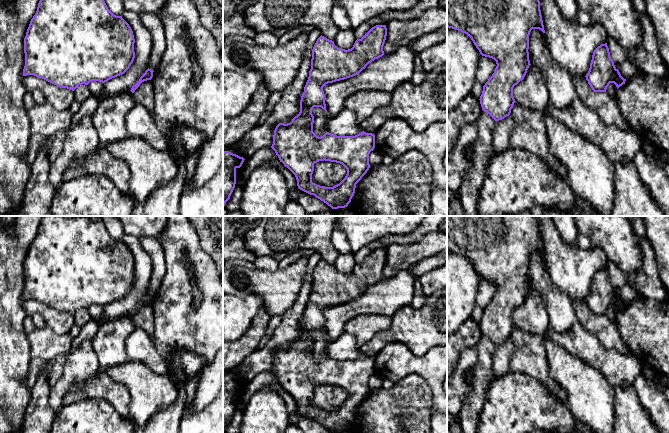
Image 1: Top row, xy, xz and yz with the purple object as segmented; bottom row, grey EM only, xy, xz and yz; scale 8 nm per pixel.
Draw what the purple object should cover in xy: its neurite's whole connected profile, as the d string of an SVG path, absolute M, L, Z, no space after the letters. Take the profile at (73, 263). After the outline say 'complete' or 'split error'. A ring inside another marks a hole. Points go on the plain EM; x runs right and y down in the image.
M43 216L24 262L23 300L34 299L72 315L92 305L105 307L130 292L134 267L131 251L108 233L102 218Z; complete

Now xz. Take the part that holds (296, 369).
M376 249L361 263L357 263L351 273L345 274L338 272L334 265L321 259L312 273L311 293L301 320L300 336L290 347L279 347L274 354L271 372L280 386L295 399L298 412L314 419L332 433L345 432L351 426L356 408L371 391L369 378L375 372L375 359L363 355L355 360L337 360L326 355L323 360L319 361L313 356L312 334L314 331L321 331L327 336L323 311L328 307L359 298L369 287L382 281L386 260L386 249ZM324 384L340 387L347 393L345 402L333 411L320 410L312 406L314 388Z; complete

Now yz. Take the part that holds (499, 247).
M447 216L447 251L467 258L480 278L496 285L492 300L483 310L480 320L482 334L495 345L509 340L514 327L513 312L522 305L529 292L529 259L532 253L545 257L539 221L535 216Z; complete

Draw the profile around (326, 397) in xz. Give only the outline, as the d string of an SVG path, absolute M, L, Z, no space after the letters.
M319 385L314 388L312 406L325 411L339 408L346 400L347 393L340 387Z

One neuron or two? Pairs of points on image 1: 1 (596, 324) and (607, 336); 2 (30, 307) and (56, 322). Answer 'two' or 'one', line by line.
1: one
2: one

